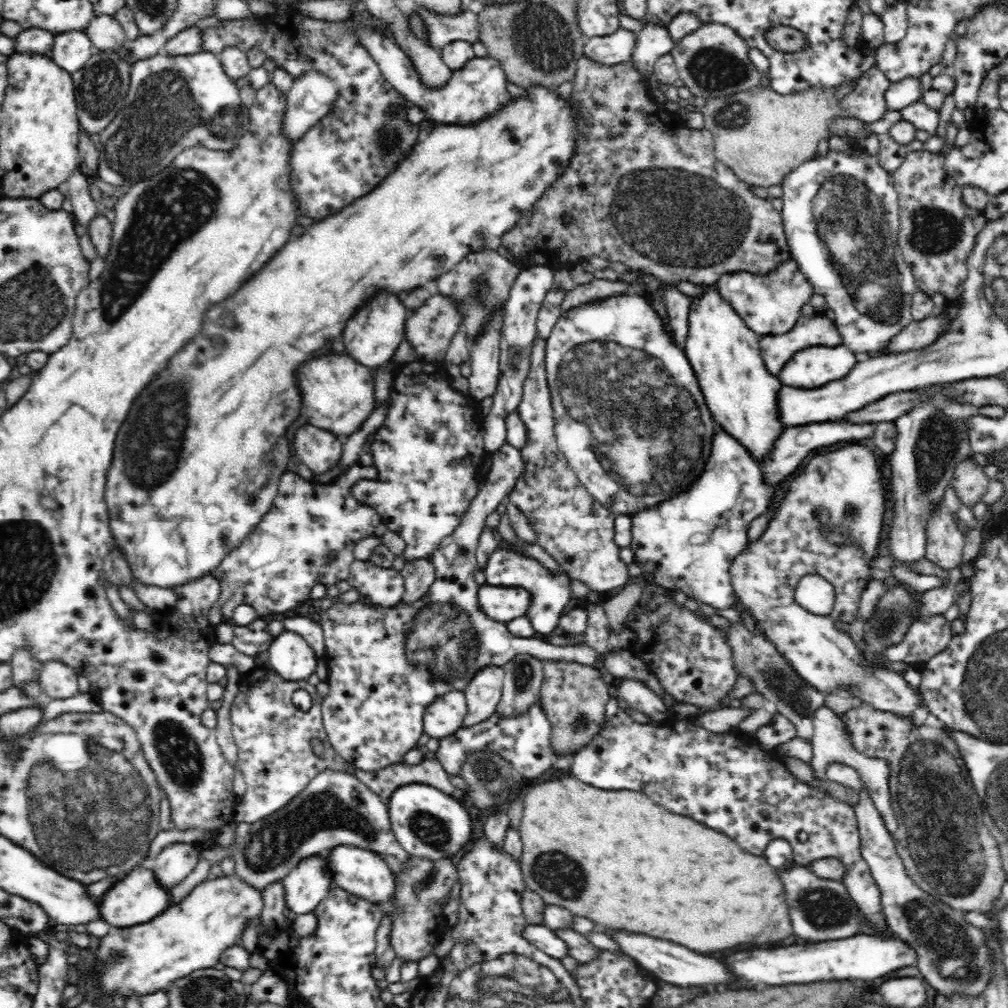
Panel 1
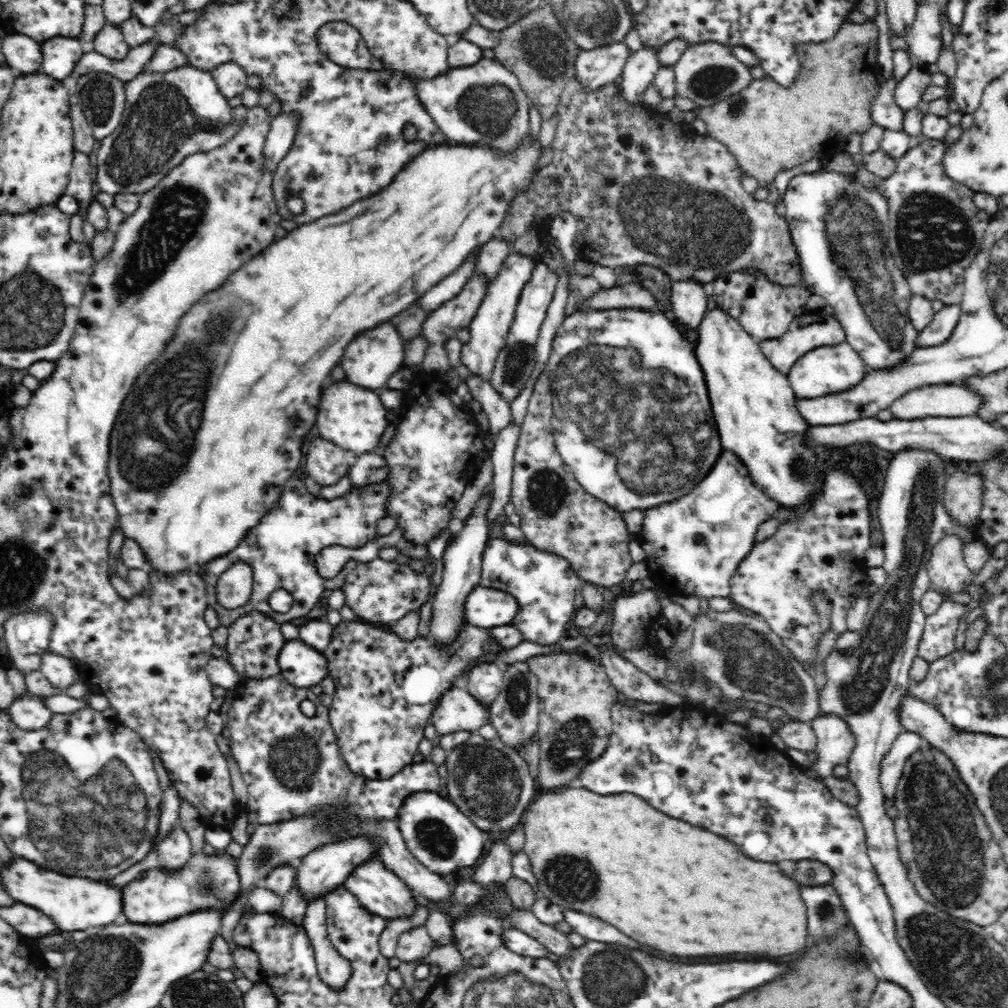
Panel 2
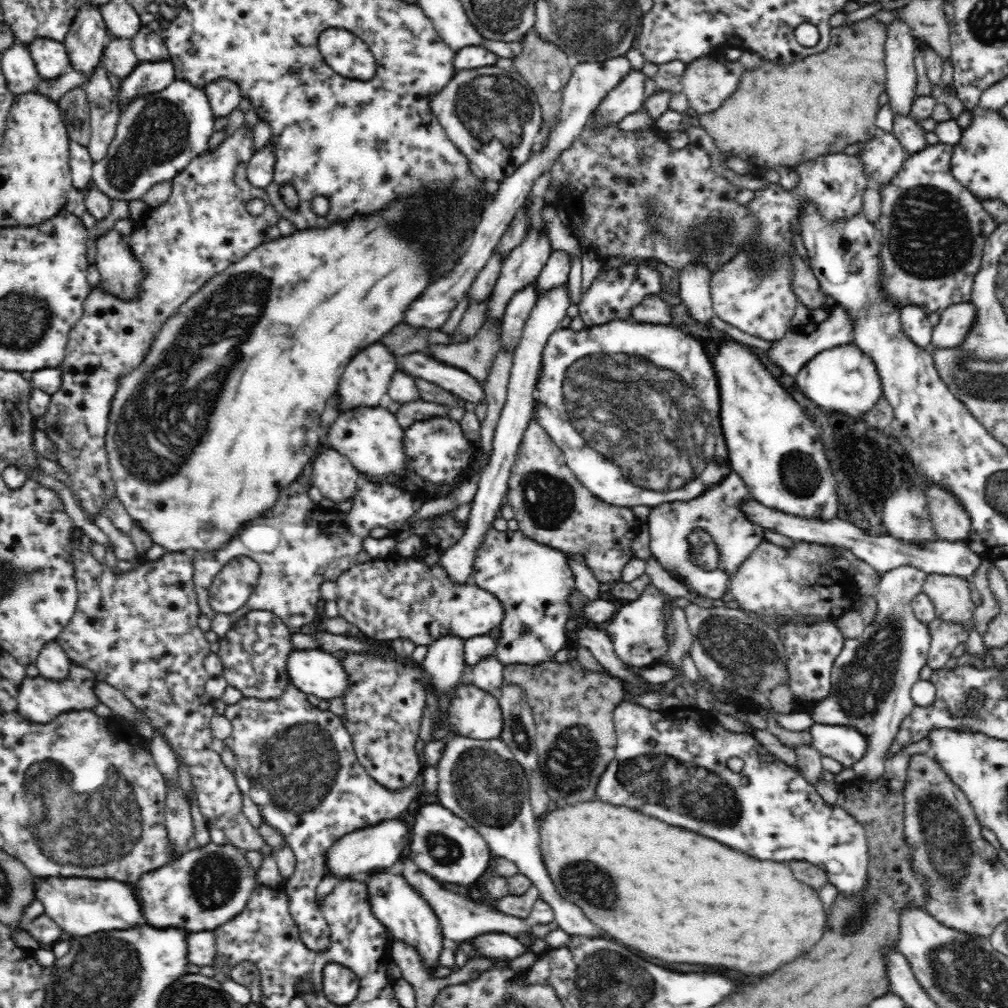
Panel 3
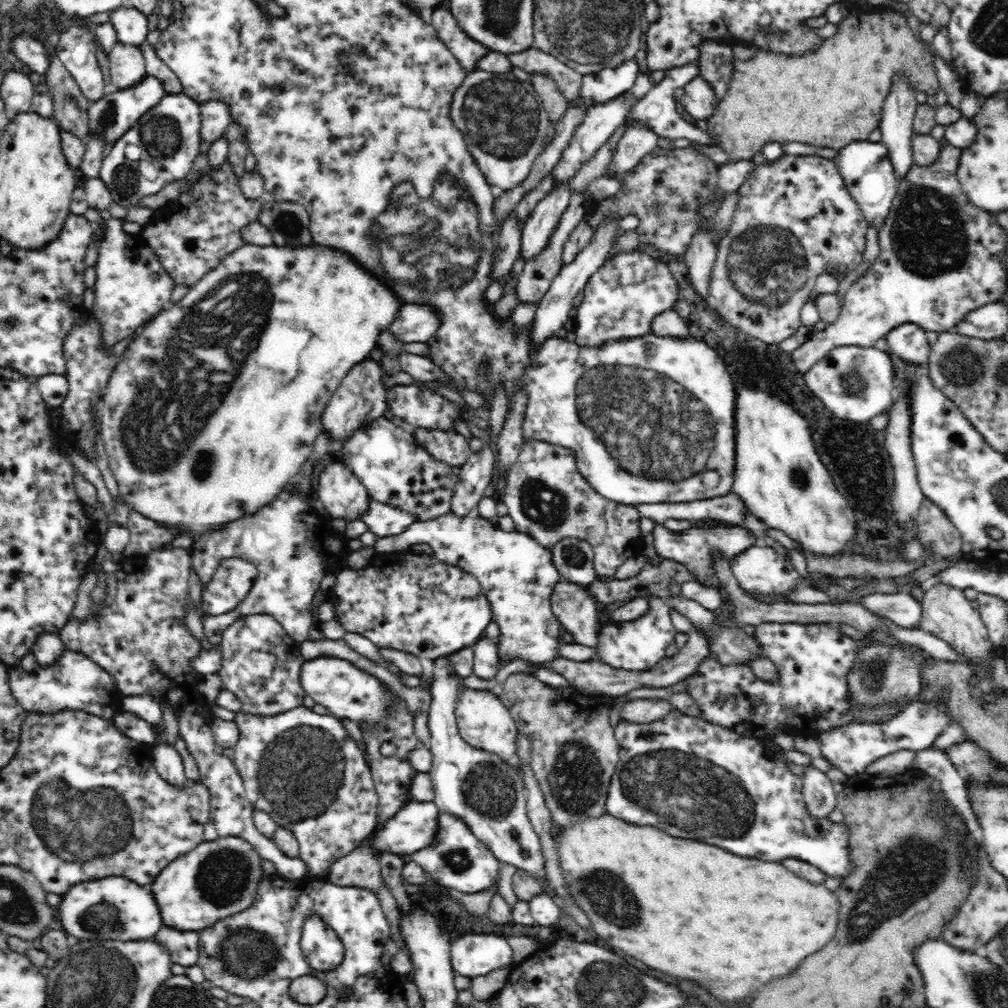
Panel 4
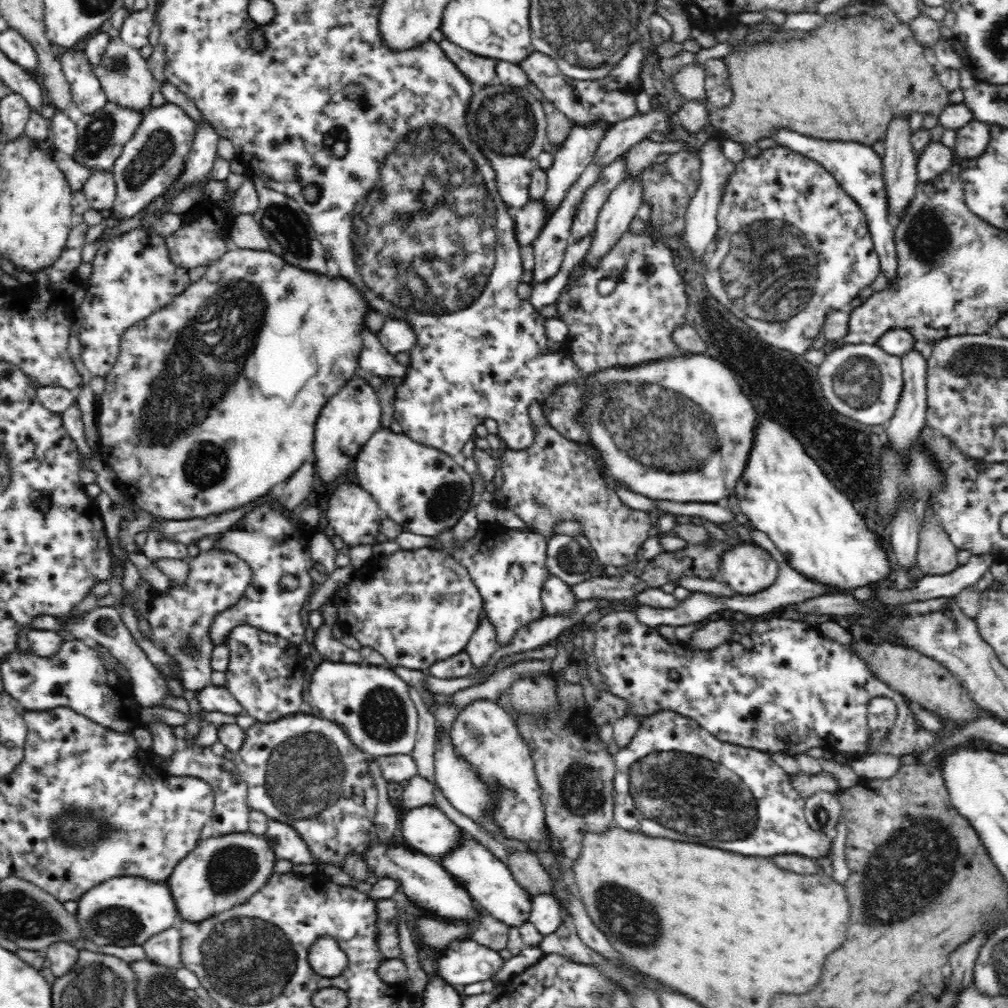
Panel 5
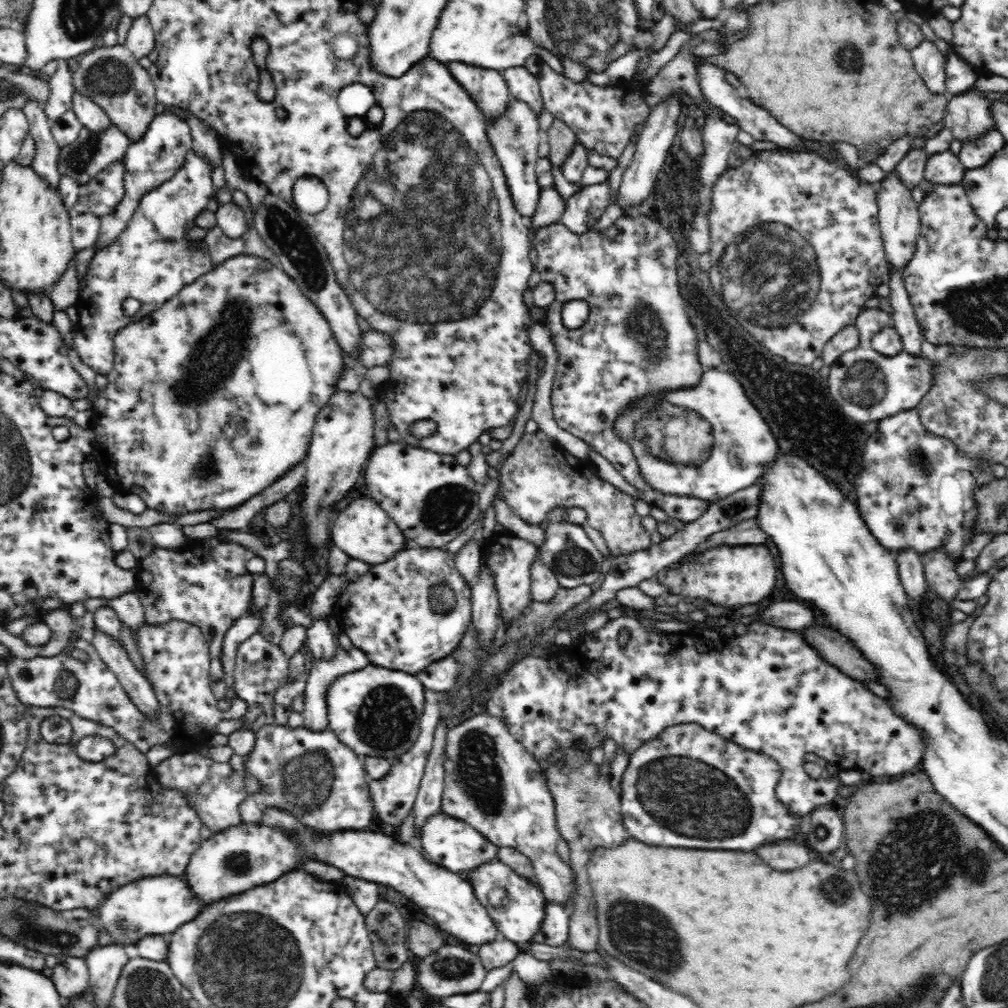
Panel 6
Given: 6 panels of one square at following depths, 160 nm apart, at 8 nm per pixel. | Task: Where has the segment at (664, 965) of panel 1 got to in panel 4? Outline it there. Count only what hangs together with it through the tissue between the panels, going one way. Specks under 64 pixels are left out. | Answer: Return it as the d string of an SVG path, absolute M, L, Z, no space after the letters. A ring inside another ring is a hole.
M452 653L438 655L433 662L433 681L429 686L432 697L428 710L428 726L431 736L432 764L429 775L433 784L433 802L439 813L456 816L467 824L470 831L491 851L500 864L508 863L518 871L528 873L563 908L562 897L552 889L547 878L547 858L543 854L538 832L528 818L527 790L520 769L491 751L474 748L459 733L455 708L462 687L458 684Z

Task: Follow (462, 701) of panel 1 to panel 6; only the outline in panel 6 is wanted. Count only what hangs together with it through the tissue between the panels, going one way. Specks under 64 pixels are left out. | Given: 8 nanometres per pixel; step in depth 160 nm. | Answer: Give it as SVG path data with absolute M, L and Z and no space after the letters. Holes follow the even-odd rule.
M486 711L484 713L480 713L478 715L475 715L469 719L466 719L459 725L456 725L452 727L448 732L447 732L447 745L445 748L445 753L443 756L443 767L445 768L445 785L444 785L444 790L443 790L443 796L442 796L442 804L441 804L441 811L446 813L446 815L450 815L454 818L458 818L459 820L462 820L463 822L466 822L469 826L472 826L475 830L478 830L486 839L488 839L490 842L494 843L497 847L499 848L515 848L516 850L519 850L524 856L526 856L532 864L532 869L534 869L534 874L535 874L535 880L537 880L537 884L541 888L541 891L543 892L543 895L545 896L545 899L547 902L553 902L554 904L559 904L560 906L563 906L565 909L570 908L568 912L571 912L571 909L574 908L574 896L576 895L576 892L578 891L578 888L576 888L576 884L574 884L574 878L576 878L575 873L573 872L573 869L569 864L565 864L564 860L559 857L558 851L557 851L557 846L558 842L560 842L560 834L559 831L557 830L556 827L556 810L555 810L555 803L554 803L554 798L552 798L552 794L549 793L548 786L545 785L544 779L541 776L541 770L540 770L540 763L538 762L537 759L535 759L532 756L531 752L528 752L524 746L522 746L509 732L507 729L507 726L504 724L504 721L498 717L498 715L492 715L490 711Z

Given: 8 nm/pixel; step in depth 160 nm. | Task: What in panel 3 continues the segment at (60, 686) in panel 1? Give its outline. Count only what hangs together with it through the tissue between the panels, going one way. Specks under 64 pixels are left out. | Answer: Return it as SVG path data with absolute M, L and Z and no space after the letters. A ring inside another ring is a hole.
M54 640L47 642L40 650L35 665L38 667L40 676L57 681L64 680L69 675L74 663L68 658L65 650Z

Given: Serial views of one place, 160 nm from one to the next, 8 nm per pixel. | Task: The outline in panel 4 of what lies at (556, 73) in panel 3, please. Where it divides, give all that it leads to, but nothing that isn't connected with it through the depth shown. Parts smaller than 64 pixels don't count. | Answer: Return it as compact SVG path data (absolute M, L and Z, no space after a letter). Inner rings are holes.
M534 71L530 73L530 83L535 88L537 96L547 110L547 116L551 123L558 123L566 114L568 101L563 97L562 91L556 86L555 79L547 73Z

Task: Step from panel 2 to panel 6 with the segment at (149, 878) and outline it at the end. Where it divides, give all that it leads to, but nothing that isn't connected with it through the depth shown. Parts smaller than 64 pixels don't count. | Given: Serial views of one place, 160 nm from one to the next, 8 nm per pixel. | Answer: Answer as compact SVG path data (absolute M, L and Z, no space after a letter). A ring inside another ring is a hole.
M242 823L224 830L222 833L214 833L211 838L203 841L189 859L184 877L188 880L188 886L192 886L196 898L200 900L199 904L208 906L208 904L222 901L229 896L274 882L276 878L280 878L286 872L297 871L298 865L303 865L306 860L322 862L344 871L345 875L375 882L379 885L388 884L389 888L396 888L396 892L402 892L401 896L406 896L406 899L420 908L424 919L430 921L452 942L459 942L472 949L477 949L482 944L496 941L500 936L497 927L493 924L492 917L478 900L472 890L472 885L468 880L465 880L463 874L456 874L454 871L448 871L446 867L437 866L427 859L422 850L412 848L412 845L408 843L392 840L388 831L380 830L377 827L360 832L339 833L324 839L324 835L318 837L304 827L298 834L286 834L282 830L263 824Z

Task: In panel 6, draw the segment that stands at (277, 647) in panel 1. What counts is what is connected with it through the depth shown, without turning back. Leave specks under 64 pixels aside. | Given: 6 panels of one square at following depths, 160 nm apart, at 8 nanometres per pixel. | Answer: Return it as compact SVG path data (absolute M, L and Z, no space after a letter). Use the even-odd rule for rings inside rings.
M368 664L362 670L346 672L338 676L326 692L328 727L356 754L371 757L394 758L408 752L419 735L419 715L424 712L425 686L416 678L400 670L390 670Z

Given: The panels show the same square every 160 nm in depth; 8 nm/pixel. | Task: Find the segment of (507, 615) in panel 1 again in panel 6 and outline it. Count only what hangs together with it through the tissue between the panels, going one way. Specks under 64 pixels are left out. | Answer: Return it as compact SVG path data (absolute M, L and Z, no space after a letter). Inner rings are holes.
M410 545L393 558L374 563L356 582L349 582L339 597L332 615L354 647L359 648L374 666L416 674L433 662L448 657L472 626L471 585L457 571L455 556L438 548Z

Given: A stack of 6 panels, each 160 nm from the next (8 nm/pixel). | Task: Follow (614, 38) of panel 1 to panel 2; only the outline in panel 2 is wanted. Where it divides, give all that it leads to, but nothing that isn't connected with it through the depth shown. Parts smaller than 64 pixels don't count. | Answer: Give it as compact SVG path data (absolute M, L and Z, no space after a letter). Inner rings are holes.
M624 42L581 50L575 62L575 78L588 89L616 82L631 52Z

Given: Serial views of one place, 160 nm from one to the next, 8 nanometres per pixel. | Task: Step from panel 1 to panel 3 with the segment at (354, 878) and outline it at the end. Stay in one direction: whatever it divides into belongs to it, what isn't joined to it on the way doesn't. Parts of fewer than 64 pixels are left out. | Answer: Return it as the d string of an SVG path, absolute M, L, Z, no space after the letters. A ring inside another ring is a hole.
M372 874L366 878L366 884L369 908L388 928L390 937L416 947L426 961L427 971L434 972L439 964L440 952L447 941L444 940L440 921L430 903L418 896L418 892L410 888L410 883L402 875Z

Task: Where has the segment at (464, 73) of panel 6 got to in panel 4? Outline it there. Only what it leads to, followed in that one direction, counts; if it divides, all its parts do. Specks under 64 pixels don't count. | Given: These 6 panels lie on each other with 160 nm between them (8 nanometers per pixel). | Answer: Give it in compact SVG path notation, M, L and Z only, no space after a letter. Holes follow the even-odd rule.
M442 4L428 13L431 25L436 29L438 38L457 58L465 71L476 70L478 60L490 51L477 40L470 38L457 23L457 18L451 13L448 4Z

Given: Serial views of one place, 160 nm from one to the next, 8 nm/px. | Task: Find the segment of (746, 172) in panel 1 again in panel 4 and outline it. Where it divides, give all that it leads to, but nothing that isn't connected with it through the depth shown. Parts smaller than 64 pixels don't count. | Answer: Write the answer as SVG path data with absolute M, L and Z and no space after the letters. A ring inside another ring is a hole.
M845 2L848 15L838 23L838 34L825 39L822 46L816 51L811 53L800 55L798 57L774 57L771 55L765 55L760 51L757 56L748 60L734 59L733 75L729 84L728 92L725 97L719 99L718 106L716 107L715 114L706 119L707 130L706 132L716 140L717 144L728 156L732 162L749 162L754 154L762 151L762 147L767 142L779 142L781 146L785 146L788 142L803 142L804 144L811 144L818 148L835 148L840 150L846 145L850 145L852 141L868 141L870 132L879 128L881 122L881 112L883 110L884 99L888 96L888 90L892 86L892 76L894 74L900 74L900 72L906 72L905 76L909 76L909 82L913 85L916 91L924 91L927 95L932 96L940 92L940 83L938 82L937 72L934 67L933 57L929 55L924 43L918 34L914 34L912 28L908 25L904 15L902 13L889 10L887 8L870 8L864 9L857 2Z

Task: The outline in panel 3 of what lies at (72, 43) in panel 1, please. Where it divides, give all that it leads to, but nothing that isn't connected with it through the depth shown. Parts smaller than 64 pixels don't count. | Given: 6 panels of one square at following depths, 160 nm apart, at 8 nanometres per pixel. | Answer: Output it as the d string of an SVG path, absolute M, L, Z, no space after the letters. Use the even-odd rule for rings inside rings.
M50 38L34 39L28 44L36 70L43 79L55 79L70 68L69 56L62 42Z

